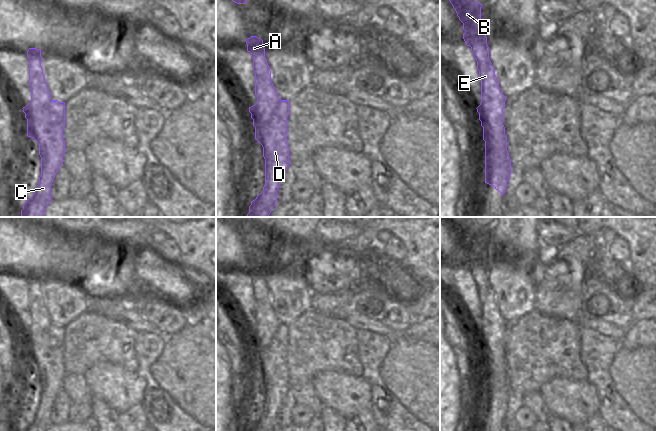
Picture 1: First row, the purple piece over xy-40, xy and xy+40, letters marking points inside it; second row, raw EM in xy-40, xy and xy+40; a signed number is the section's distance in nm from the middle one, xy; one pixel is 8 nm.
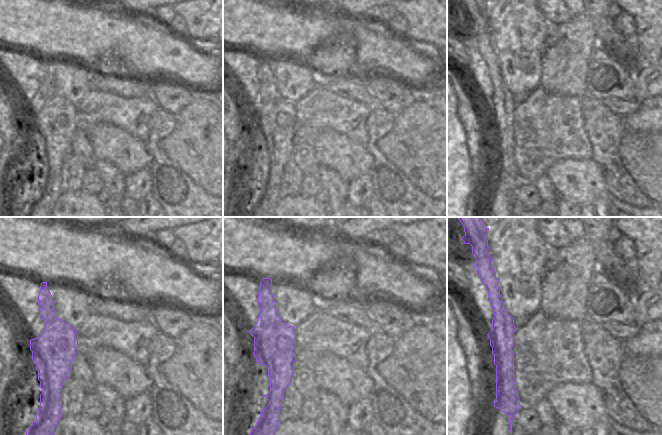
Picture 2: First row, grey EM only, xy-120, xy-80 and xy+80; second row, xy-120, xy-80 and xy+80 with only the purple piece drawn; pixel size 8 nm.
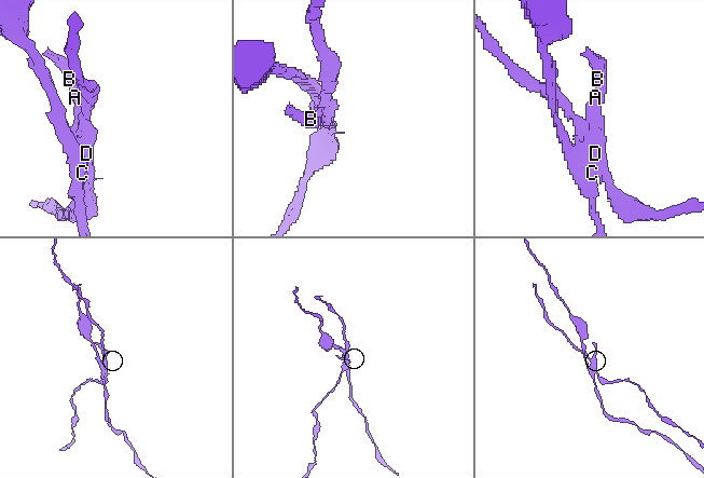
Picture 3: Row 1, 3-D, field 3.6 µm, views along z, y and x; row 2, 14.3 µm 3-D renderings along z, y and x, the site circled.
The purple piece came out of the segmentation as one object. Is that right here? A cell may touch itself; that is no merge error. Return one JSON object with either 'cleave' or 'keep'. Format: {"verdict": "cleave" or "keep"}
{"verdict": "cleave"}

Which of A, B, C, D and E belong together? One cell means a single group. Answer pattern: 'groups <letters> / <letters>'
groups A B E / C D

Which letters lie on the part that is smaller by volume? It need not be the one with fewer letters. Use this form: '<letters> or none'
A, B, E.

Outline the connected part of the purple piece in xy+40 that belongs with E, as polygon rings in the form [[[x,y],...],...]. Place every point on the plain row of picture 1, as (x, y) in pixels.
[[[441,217],[447,221],[463,247],[463,263],[477,285],[481,303],[481,327],[476,332],[483,351],[485,374],[496,374],[507,370],[503,349],[503,333],[506,321],[503,319],[495,293],[489,283],[487,261],[481,247],[482,228],[473,223],[473,217]]]

